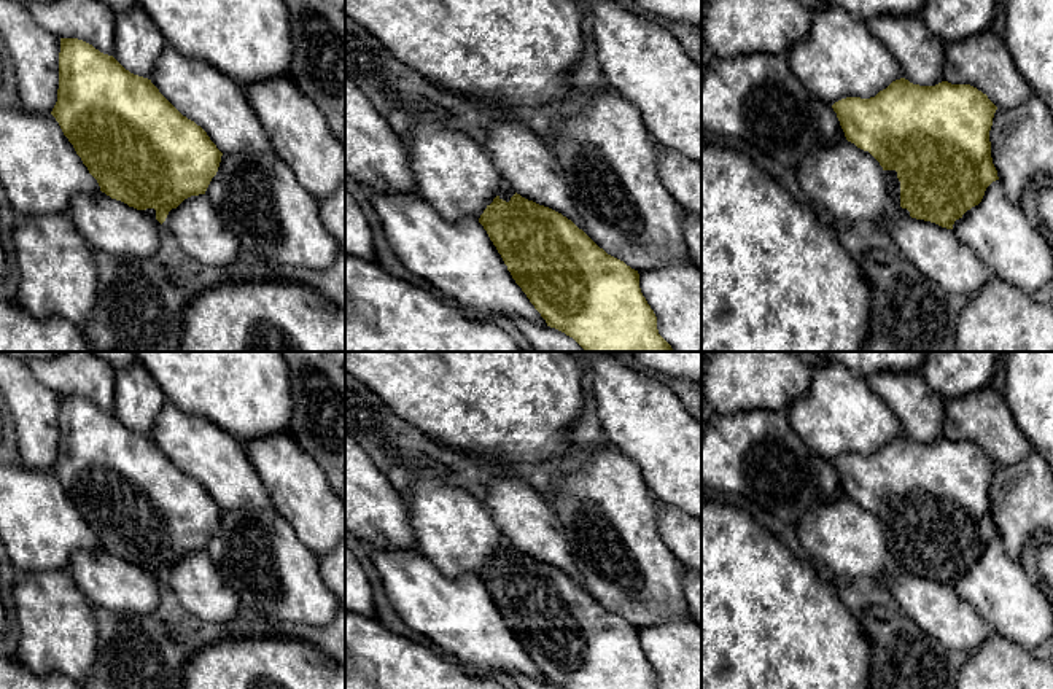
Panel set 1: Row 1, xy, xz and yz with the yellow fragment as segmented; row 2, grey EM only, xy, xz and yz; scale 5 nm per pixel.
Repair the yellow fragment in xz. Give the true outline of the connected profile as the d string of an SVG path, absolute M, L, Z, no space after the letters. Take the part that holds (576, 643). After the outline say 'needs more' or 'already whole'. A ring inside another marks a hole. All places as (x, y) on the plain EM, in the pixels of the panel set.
M504 543L479 579L547 683L561 689L659 689L638 627L608 611L561 570Z | needs more

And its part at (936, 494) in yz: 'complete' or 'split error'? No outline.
split error

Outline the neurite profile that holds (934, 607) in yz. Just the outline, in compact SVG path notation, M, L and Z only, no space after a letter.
M891 566L880 581L903 614L943 646L972 652L994 630L953 586Z

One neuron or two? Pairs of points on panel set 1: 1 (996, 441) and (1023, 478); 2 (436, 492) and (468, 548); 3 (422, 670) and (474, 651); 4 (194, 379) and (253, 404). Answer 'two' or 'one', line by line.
1: two
2: one
3: two
4: one

